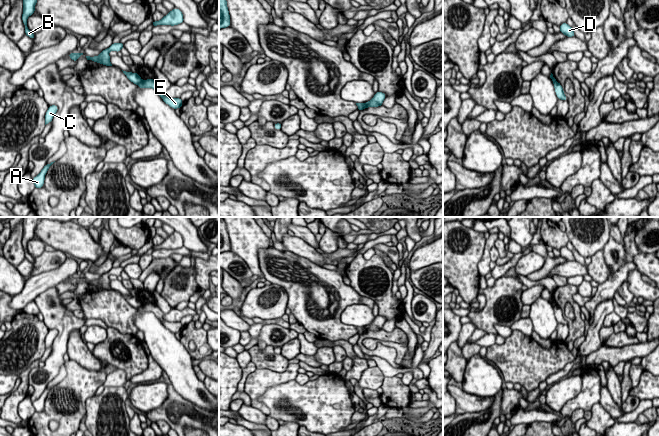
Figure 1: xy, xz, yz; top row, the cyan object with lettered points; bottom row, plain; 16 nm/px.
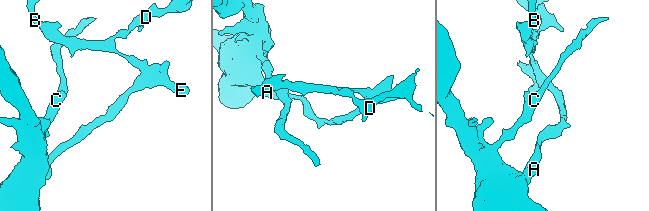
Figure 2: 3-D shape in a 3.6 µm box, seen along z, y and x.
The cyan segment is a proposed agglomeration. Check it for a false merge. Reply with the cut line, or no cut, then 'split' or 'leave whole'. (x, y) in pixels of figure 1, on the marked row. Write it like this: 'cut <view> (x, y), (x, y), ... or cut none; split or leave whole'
cut xy (142, 80), (137, 84); split

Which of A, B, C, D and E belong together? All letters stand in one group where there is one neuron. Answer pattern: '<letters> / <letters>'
A C E / B D

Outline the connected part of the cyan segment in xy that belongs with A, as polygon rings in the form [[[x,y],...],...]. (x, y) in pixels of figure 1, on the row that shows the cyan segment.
[[[51,162],[50,164],[47,164],[43,167],[43,169],[41,170],[41,172],[35,176],[33,179],[33,183],[35,185],[35,188],[40,189],[43,187],[44,185],[44,180],[45,180],[45,175],[48,171],[48,169],[50,168],[50,166],[53,164],[54,162]]]

